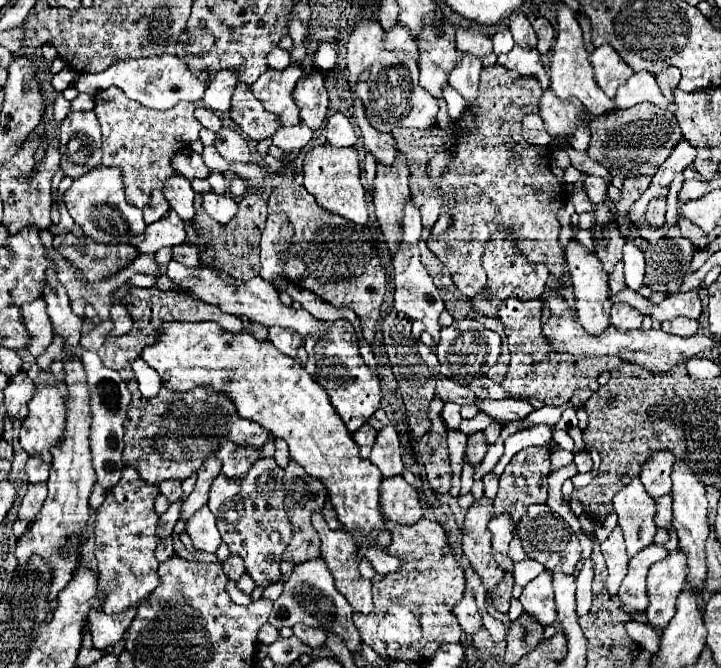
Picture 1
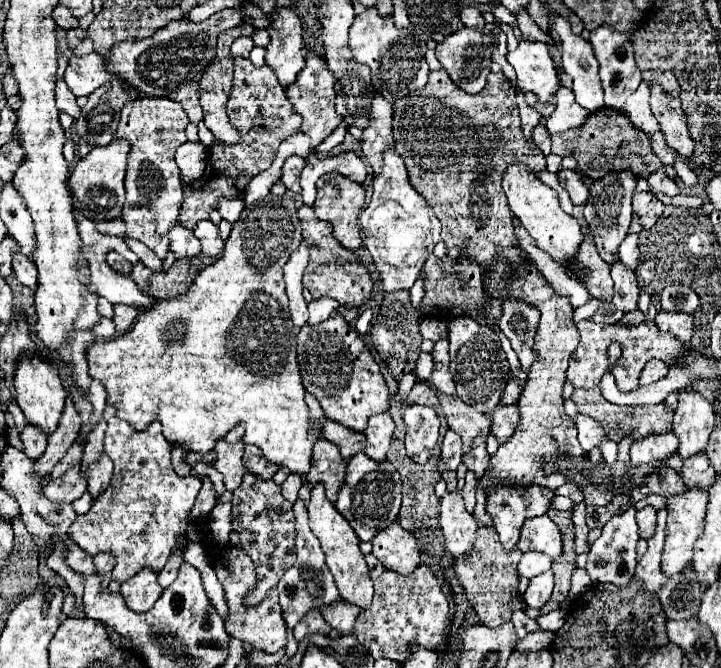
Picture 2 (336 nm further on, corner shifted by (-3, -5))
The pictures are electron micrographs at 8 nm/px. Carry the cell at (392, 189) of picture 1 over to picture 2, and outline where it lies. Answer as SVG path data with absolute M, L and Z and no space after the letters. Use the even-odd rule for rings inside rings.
M381 95L373 99L371 107L371 123L363 129L361 151L373 167L373 173L381 173L383 167L383 153L395 145L393 139L393 107Z

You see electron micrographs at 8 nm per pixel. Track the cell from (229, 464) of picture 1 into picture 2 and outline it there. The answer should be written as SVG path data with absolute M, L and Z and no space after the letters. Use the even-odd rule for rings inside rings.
M255 447L245 449L243 465L247 467L249 473L255 473L255 477L263 477L263 479L271 479L277 471L277 465L271 465L271 463L267 463L267 459L263 455L257 455Z

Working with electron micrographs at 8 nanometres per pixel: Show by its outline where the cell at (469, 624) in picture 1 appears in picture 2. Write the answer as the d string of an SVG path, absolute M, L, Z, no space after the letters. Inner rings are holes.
M445 493L441 497L439 523L445 535L445 545L453 557L465 557L471 553L477 537L477 521L465 509L459 493Z

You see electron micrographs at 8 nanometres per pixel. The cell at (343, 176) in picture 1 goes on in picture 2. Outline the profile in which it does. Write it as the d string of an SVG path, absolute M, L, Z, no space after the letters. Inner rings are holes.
M325 173L317 181L317 199L315 199L315 215L333 225L335 239L345 247L355 251L361 245L361 231L359 231L359 211L365 205L365 187L341 173Z

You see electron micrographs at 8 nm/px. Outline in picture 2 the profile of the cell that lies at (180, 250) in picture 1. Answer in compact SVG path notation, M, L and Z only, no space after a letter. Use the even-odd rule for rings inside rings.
M125 239L127 245L131 247L131 251L139 257L139 261L147 267L151 267L153 271L161 271L163 269L163 261L159 261L159 257L155 257L155 253L151 253L151 249L147 249L141 241L135 241L135 239Z

